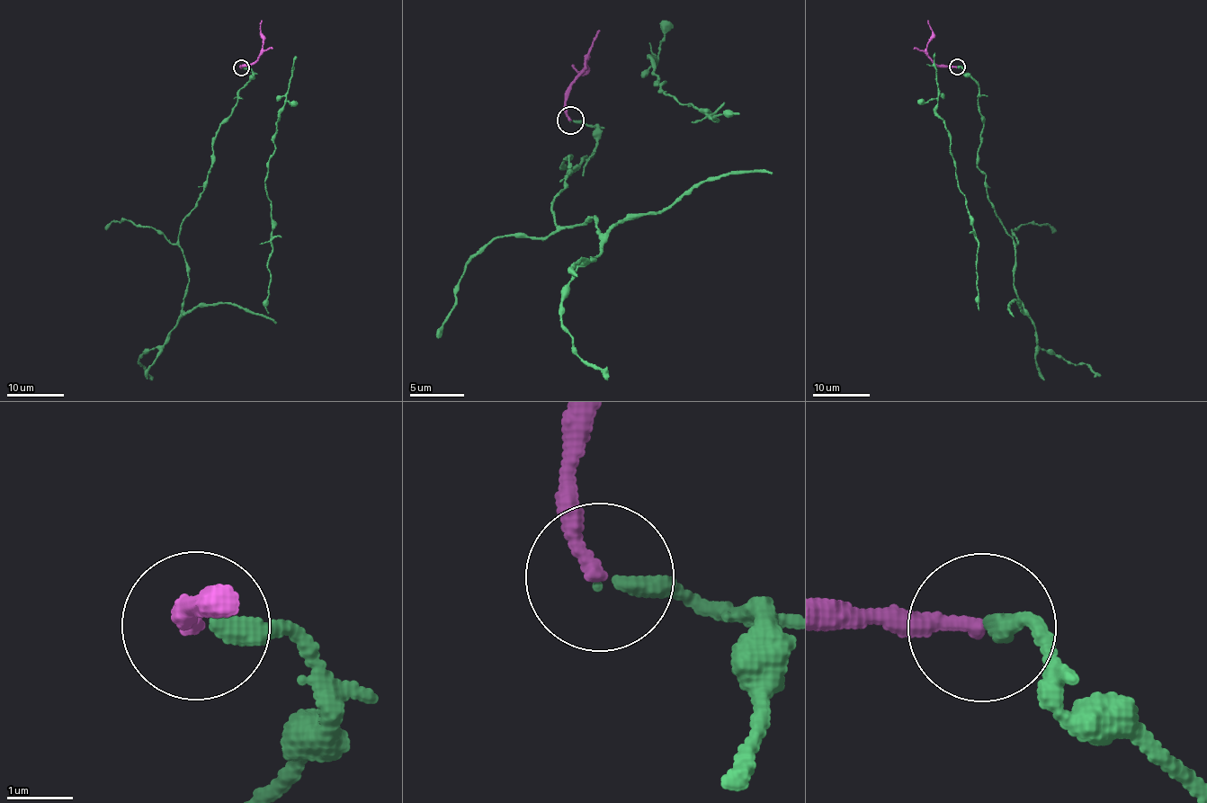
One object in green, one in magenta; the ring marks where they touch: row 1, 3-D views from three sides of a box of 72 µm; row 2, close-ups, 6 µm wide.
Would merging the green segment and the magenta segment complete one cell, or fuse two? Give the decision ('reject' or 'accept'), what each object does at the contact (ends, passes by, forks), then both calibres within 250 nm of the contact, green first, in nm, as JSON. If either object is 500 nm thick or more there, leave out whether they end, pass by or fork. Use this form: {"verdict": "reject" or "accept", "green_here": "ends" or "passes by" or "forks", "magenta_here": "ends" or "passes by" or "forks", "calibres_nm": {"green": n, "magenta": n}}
{"verdict": "accept", "green_here": "ends", "magenta_here": "ends", "calibres_nm": {"green": 240, "magenta": 220}}

